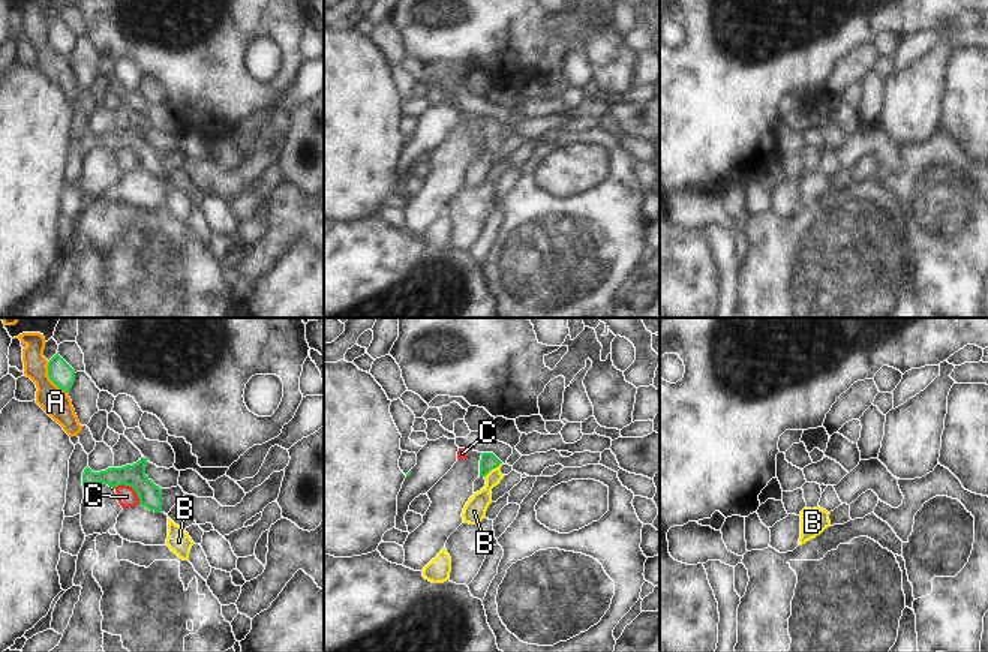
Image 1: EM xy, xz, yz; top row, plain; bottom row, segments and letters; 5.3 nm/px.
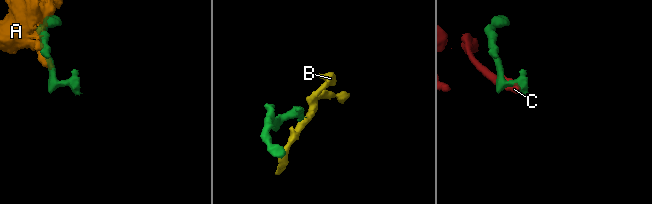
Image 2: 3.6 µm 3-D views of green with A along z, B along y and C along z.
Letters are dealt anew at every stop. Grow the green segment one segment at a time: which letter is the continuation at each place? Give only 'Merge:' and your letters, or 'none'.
Merge: B

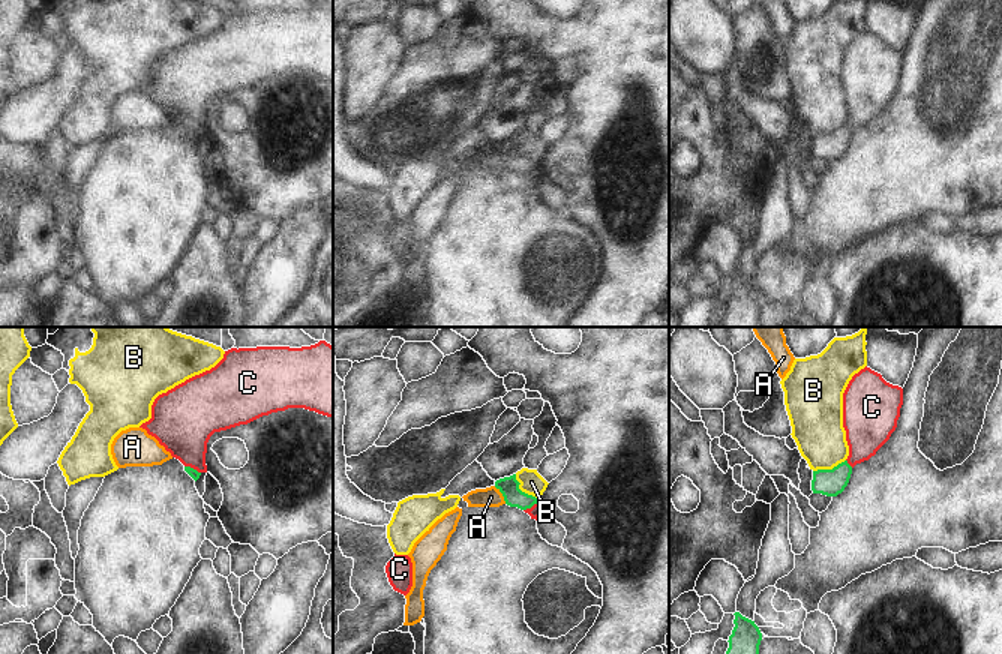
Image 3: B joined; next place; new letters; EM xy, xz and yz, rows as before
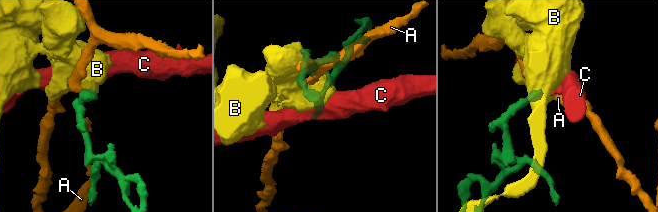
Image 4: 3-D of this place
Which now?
Merge: none

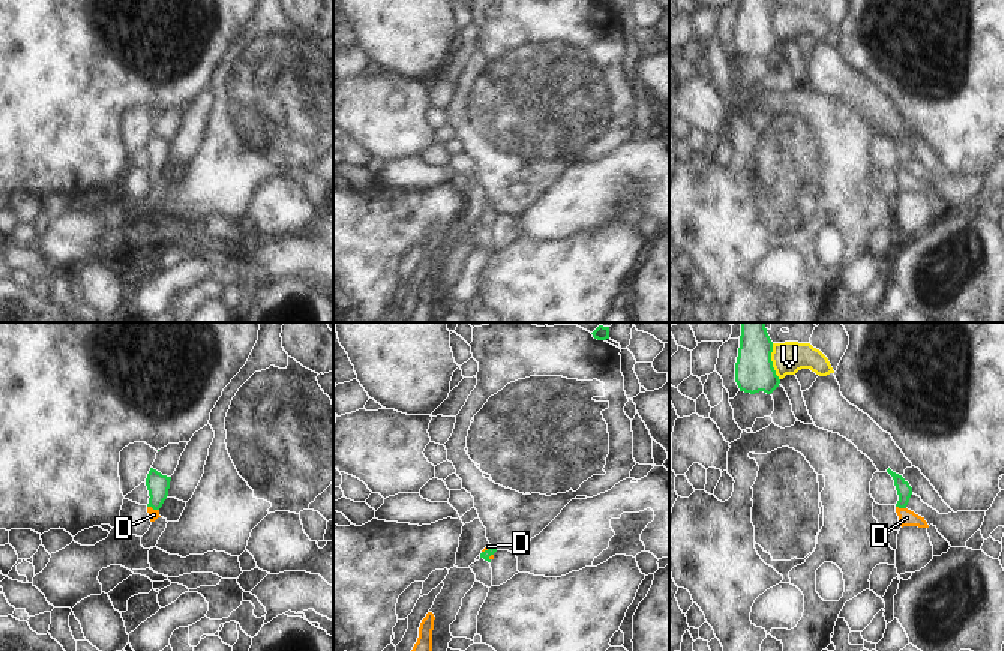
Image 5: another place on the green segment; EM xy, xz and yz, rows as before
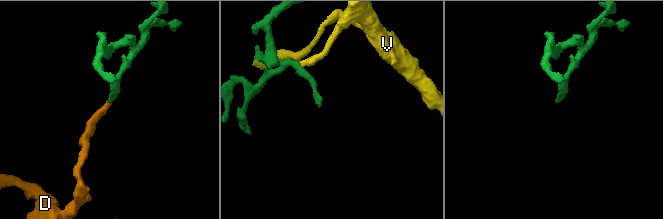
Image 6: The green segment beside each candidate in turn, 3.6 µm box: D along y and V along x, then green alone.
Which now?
Merge: D

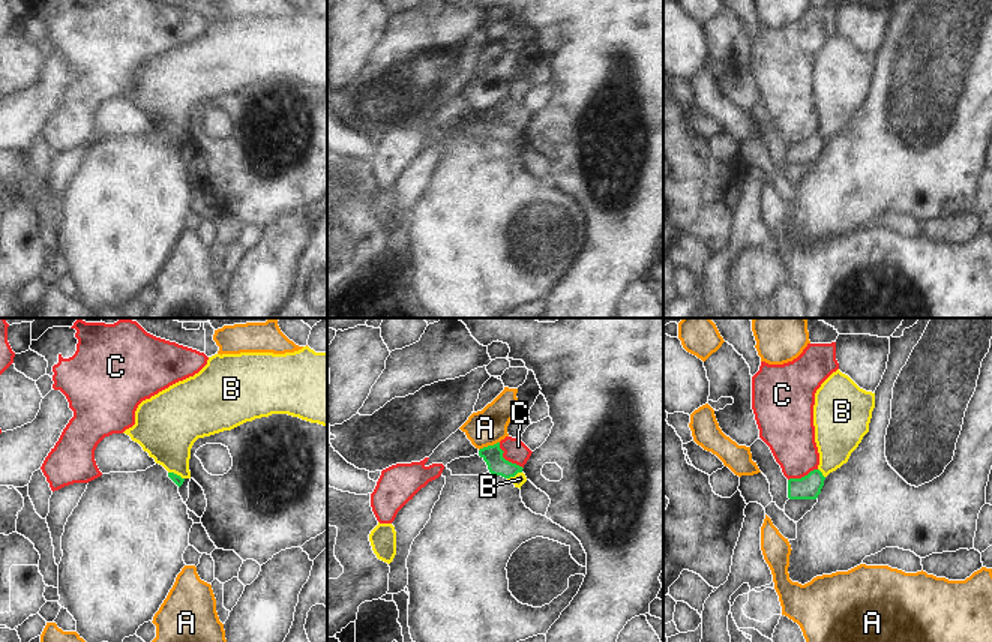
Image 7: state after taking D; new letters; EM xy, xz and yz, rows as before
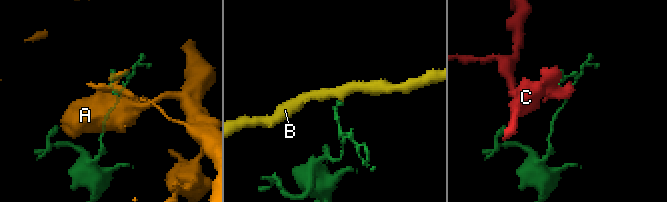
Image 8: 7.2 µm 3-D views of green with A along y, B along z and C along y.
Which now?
Merge: none

